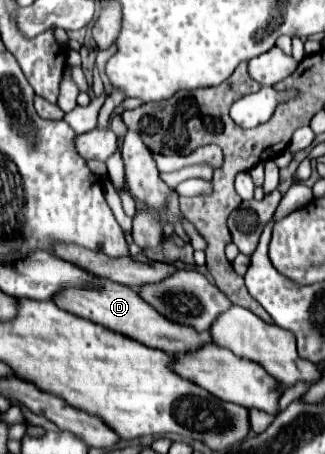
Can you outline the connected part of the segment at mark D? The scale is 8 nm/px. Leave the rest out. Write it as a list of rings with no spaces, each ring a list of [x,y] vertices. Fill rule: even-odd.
[[[94,277],[94,281],[100,281],[100,293],[72,293],[72,289],[68,289],[68,293],[60,293],[60,297],[56,297],[54,303],[74,315],[80,315],[82,319],[88,319],[110,331],[122,333],[146,347],[160,349],[170,355],[196,351],[212,343],[212,335],[208,331],[196,331],[190,325],[178,325],[176,321],[170,321],[168,317],[158,313],[152,305],[148,305],[132,287],[116,285],[114,281],[104,281],[98,277]]]

